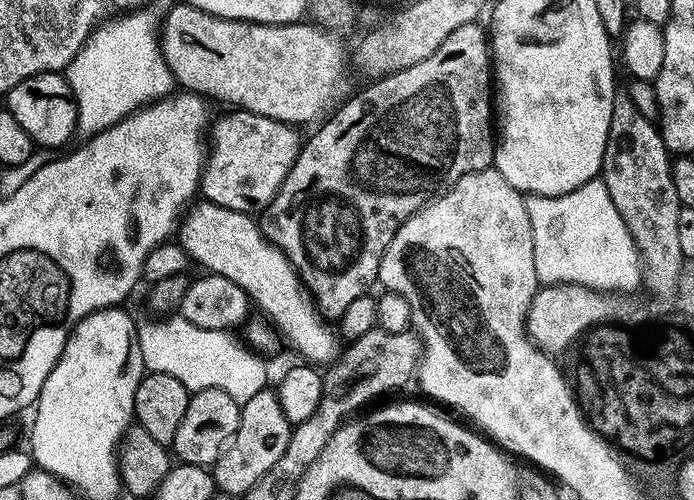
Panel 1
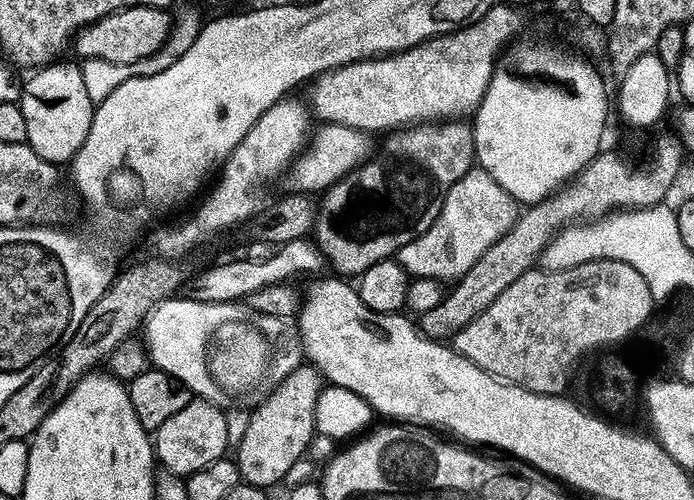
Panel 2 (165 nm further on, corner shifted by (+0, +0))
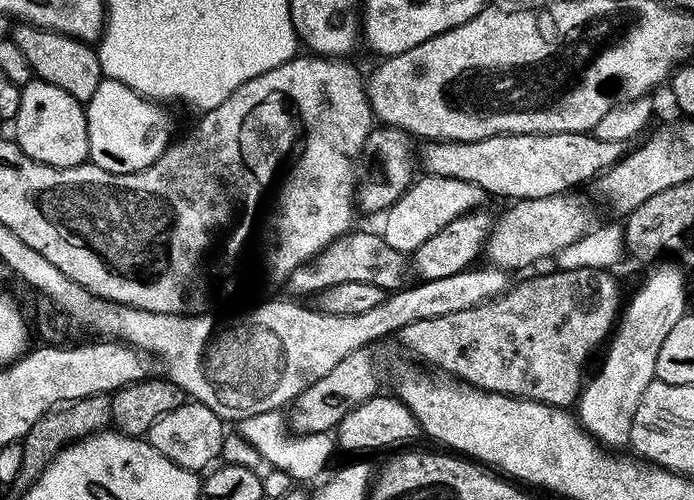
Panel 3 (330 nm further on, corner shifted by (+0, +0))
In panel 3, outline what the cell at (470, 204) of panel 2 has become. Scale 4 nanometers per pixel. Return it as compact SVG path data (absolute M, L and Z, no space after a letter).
M427 174L413 179L412 184L403 194L392 203L392 207L383 213L384 228L382 235L394 250L411 254L418 246L422 246L434 234L438 234L450 222L460 216L467 216L469 212L479 209L486 199L483 188L474 186L474 182L462 182L458 178L442 178Z

